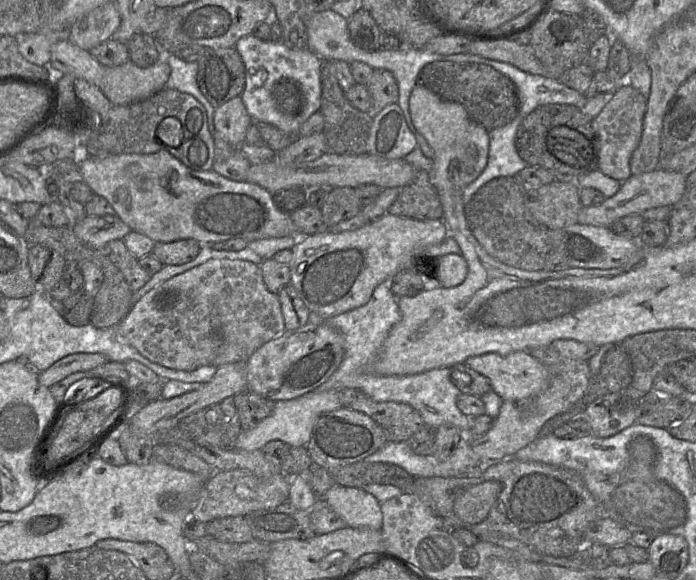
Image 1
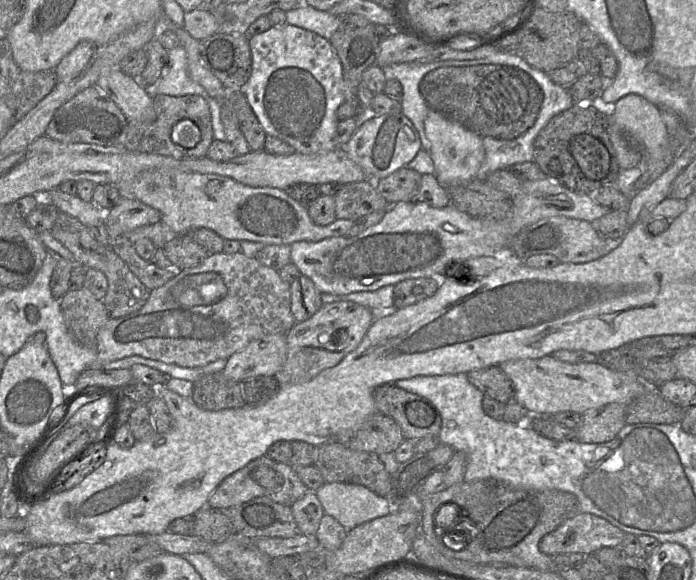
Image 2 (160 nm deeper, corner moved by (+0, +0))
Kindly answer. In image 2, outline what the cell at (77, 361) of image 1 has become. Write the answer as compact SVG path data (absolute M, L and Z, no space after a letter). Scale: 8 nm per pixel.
M222 251L209 254L198 266L179 271L163 286L153 289L146 304L138 311L109 319L98 332L97 358L88 369L103 369L106 363L133 355L181 367L202 367L219 359L228 359L255 339L287 334L294 325L290 284L280 278L278 271L240 251L235 254Z

